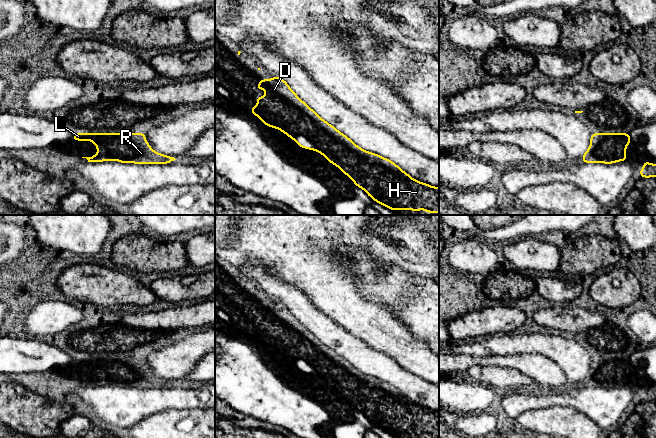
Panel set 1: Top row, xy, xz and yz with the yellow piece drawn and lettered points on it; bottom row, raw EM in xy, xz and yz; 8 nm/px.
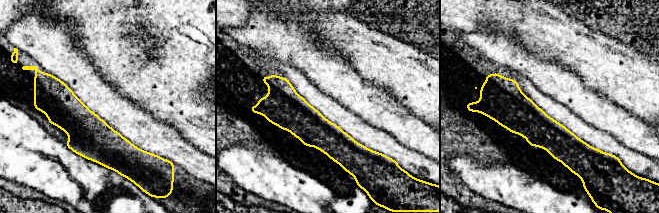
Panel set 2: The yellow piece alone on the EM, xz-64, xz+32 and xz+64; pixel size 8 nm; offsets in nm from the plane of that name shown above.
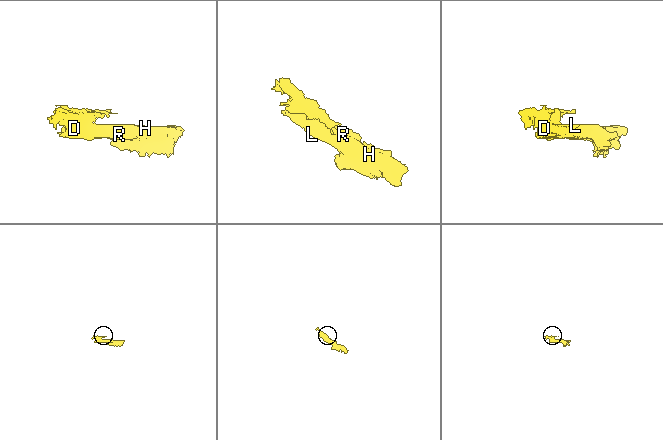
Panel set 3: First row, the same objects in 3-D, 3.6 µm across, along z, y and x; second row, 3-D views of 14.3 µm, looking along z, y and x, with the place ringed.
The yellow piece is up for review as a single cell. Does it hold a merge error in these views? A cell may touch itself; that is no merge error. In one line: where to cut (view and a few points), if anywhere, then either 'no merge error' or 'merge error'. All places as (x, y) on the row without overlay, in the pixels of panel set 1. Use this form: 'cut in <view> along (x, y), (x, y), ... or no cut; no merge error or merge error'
no cut; no merge error

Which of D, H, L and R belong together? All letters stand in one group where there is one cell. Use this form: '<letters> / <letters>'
D H L R

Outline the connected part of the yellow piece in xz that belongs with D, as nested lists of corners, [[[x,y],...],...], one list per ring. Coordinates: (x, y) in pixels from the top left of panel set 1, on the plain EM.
[[[274,299],[272,303],[261,303],[257,308],[257,314],[260,315],[262,312],[265,313],[265,321],[258,319],[257,330],[251,331],[250,335],[267,351],[285,357],[301,372],[322,378],[344,399],[349,400],[357,411],[384,431],[393,435],[425,434],[428,437],[439,437],[439,411],[417,405],[391,384],[357,370],[302,325],[282,302]]]

